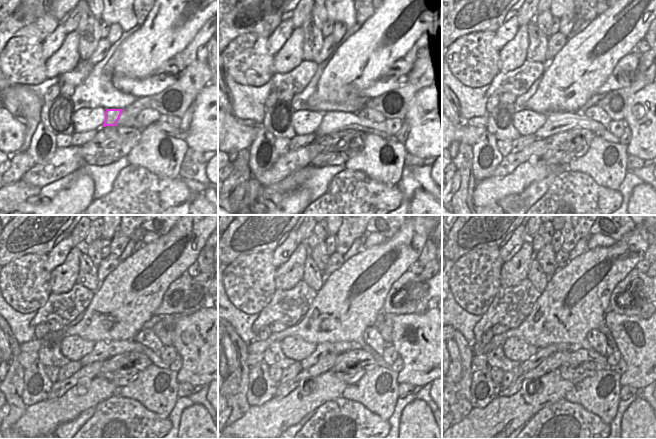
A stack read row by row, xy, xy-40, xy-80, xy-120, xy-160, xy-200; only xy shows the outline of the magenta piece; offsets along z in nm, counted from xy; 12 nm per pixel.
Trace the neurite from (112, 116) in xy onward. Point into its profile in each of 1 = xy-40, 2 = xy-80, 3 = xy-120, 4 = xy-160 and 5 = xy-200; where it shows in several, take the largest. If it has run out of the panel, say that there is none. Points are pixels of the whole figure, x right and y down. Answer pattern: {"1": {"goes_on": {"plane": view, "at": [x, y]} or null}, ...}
{"1": {"goes_on": {"plane": "xy-40", "at": [333, 121]}}, "2": {"goes_on": {"plane": "xy-80", "at": [556, 122]}}, "3": {"goes_on": {"plane": "xy-120", "at": [103, 350]}}, "4": {"goes_on": {"plane": "xy-160", "at": [322, 350]}}, "5": {"goes_on": {"plane": "xy-200", "at": [543, 353]}}}

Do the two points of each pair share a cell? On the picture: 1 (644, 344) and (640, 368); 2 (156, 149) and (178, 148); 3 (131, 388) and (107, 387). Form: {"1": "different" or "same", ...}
{"1": "same", "2": "same", "3": "different"}

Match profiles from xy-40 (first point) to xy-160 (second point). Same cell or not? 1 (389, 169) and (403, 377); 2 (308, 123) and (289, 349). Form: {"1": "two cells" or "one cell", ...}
{"1": "two cells", "2": "one cell"}

